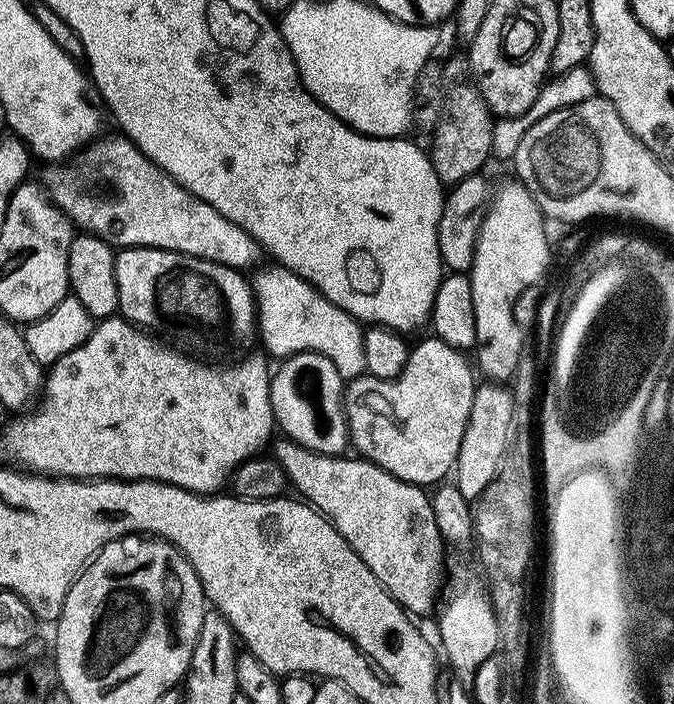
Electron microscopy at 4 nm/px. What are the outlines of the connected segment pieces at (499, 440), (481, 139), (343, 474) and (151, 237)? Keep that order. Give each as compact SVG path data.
M484 382L477 387L474 394L470 418L463 432L462 445L459 447L454 469L454 483L469 502L475 501L490 484L506 450L511 431L514 396L504 388L507 387Z
M453 83L449 87L446 110L434 129L434 135L436 137L432 140L430 155L432 164L436 167L436 173L445 185L451 186L457 184L459 180L477 175L483 169L480 167L487 160L493 159L494 113L488 108L488 103L475 83Z
M287 438L278 440L275 441L277 444L274 458L282 466L287 483L291 487L293 484L301 492L297 493L307 503L332 521L338 534L346 538L354 554L358 554L358 558L366 562L374 578L382 582L384 589L400 603L401 608L416 618L426 615L432 607L435 609L446 580L446 565L444 566L446 543L440 537L438 526L435 525L429 493L419 484L402 482L394 474L379 468L373 460L363 458L351 460L348 454L327 456L301 444L295 444L293 440Z
M109 134L101 135L99 138L92 141L83 149L80 155L77 155L71 162L65 163L64 168L56 176L56 192L54 188L54 199L60 208L67 213L68 217L72 219L73 225L79 226L80 224L85 233L95 234L103 237L109 244L115 246L117 249L122 248L165 248L171 252L181 252L187 256L201 256L207 260L213 260L219 264L225 264L231 268L237 270L248 270L257 263L256 255L262 251L261 245L258 240L251 235L241 224L235 224L230 218L226 218L221 214L219 210L214 207L213 204L208 204L207 201L201 199L195 192L189 191L176 180L175 177L169 175L164 169L160 168L146 153L140 150L140 147L134 143L133 140L129 140L127 136L123 134L115 134L116 136L108 136Z

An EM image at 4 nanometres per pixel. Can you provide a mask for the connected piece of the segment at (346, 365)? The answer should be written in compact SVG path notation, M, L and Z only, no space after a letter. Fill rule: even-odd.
M272 262L269 268L255 269L256 277L251 277L252 297L256 299L256 323L258 325L258 340L264 343L263 351L269 357L285 358L296 352L317 352L334 362L344 378L355 378L365 375L366 350L362 350L364 328L361 321L355 320L346 310L334 306L312 284L308 284L298 274L290 269Z

